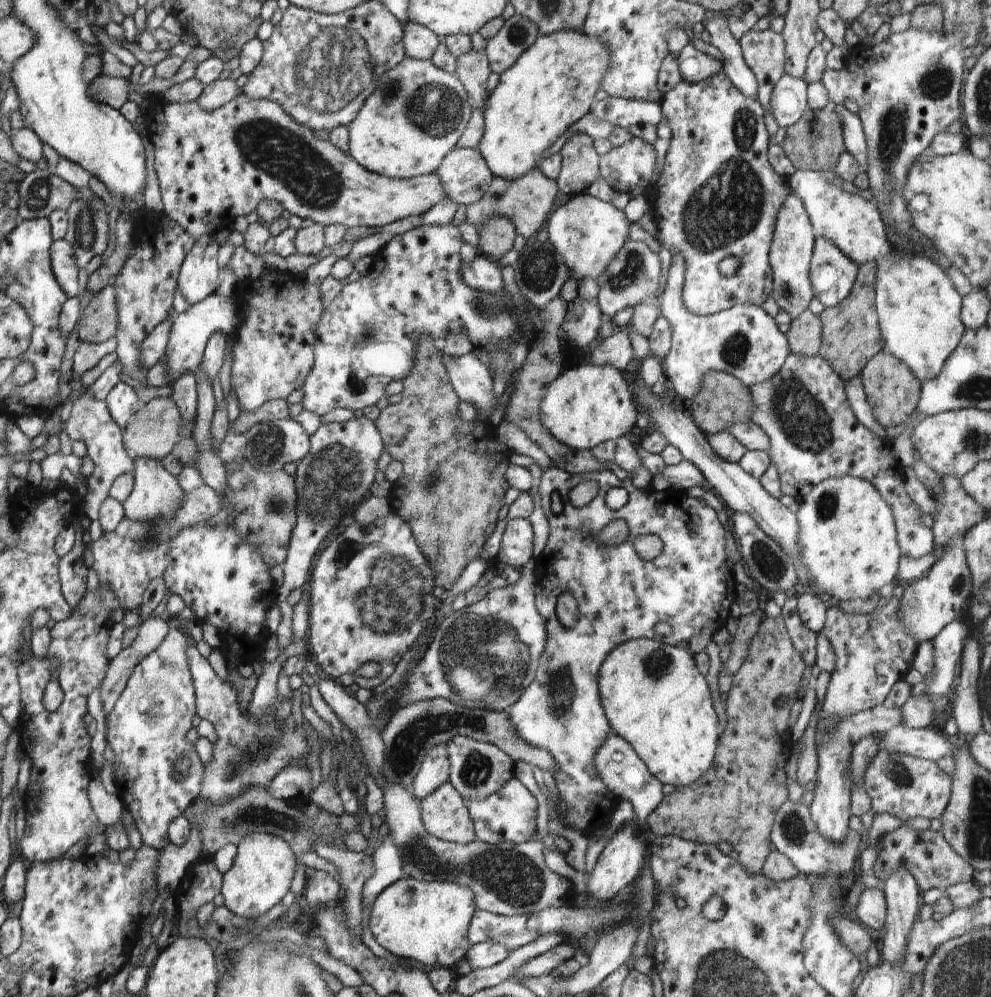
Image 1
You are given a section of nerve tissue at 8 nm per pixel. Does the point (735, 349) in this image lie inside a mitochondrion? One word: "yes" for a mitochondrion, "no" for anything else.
yes

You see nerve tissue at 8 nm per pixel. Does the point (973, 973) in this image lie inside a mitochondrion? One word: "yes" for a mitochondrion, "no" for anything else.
yes

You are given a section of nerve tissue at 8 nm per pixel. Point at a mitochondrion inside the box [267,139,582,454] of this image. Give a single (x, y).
(540, 269)

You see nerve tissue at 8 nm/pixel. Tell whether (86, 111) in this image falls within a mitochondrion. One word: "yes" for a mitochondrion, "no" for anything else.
no

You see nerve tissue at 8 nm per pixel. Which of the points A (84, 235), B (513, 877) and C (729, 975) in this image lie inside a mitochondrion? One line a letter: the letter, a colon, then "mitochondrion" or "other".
A: mitochondrion
B: mitochondrion
C: mitochondrion

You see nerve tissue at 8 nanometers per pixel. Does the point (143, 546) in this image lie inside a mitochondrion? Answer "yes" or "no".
yes

